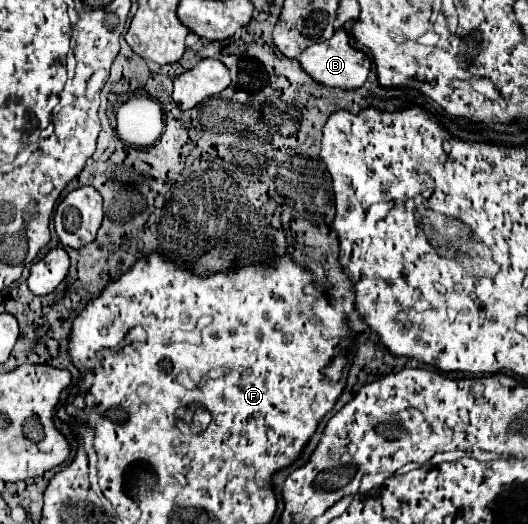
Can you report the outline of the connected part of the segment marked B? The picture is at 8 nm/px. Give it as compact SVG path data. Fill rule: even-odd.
M339 28L329 40L321 44L313 44L307 48L301 56L299 62L307 74L313 76L313 80L321 82L323 86L339 86L339 88L359 88L365 84L371 66L367 60L367 54L351 46L351 34L345 28Z

